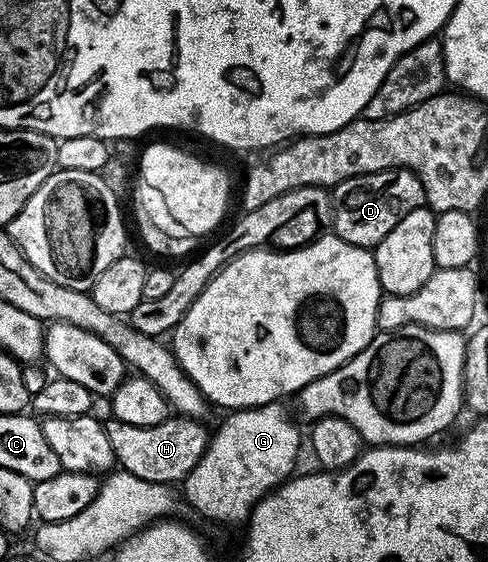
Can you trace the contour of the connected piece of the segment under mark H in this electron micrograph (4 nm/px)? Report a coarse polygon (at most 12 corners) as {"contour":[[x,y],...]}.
{"contour":[[196,419],[104,420],[117,463],[145,481],[180,484],[210,432]]}

